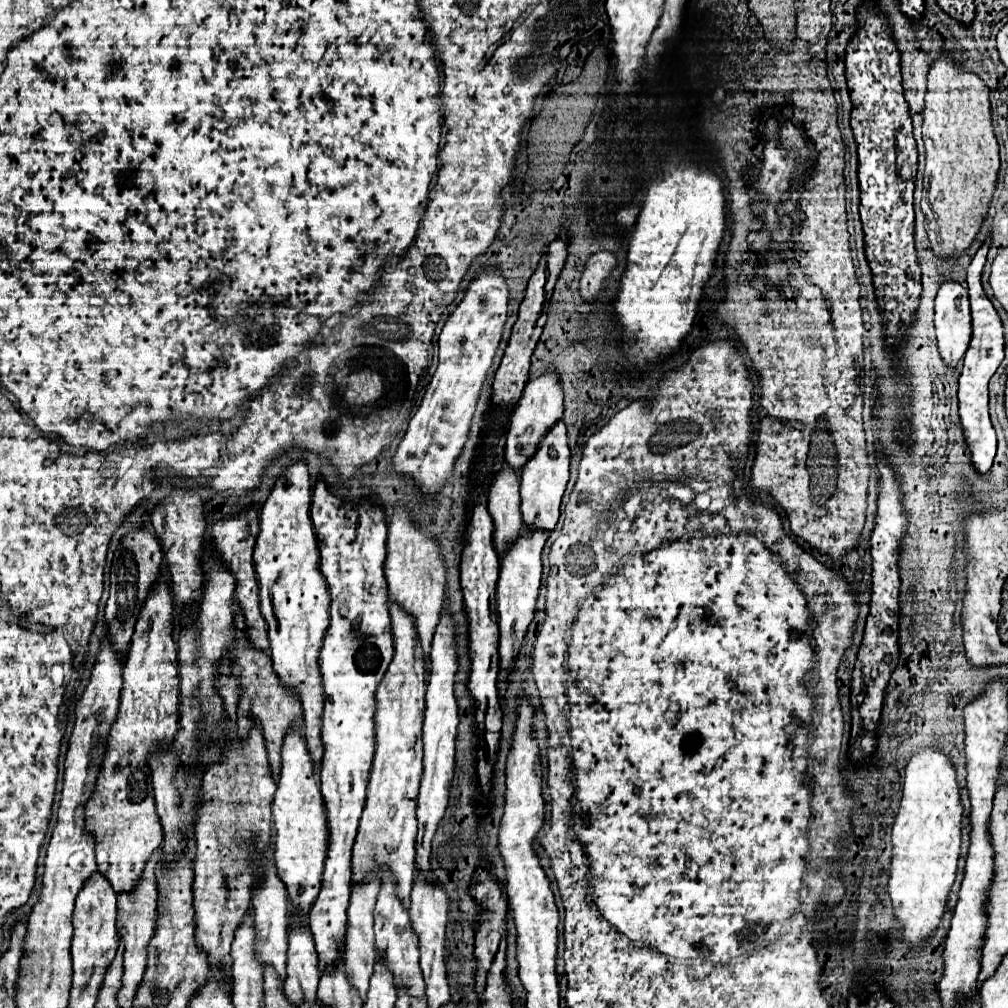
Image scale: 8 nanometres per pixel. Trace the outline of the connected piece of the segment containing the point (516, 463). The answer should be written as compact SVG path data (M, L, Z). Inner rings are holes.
M549 370L525 386L525 392L523 392L519 404L517 404L513 416L509 418L505 462L509 464L511 470L515 470L517 474L523 470L527 460L537 452L545 434L561 420L561 416L563 416L563 392L559 386L559 376L553 370Z

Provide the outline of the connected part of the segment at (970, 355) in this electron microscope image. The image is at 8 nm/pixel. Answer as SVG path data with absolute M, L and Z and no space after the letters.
M971 266L967 270L967 288L969 288L969 302L971 302L971 316L973 316L973 338L969 344L969 352L965 354L963 362L963 372L959 376L959 418L961 418L961 428L963 436L967 442L967 448L971 452L971 462L975 472L987 474L993 466L995 458L995 448L997 448L997 438L995 430L989 420L989 396L987 396L987 384L995 370L999 368L1003 360L1003 326L997 310L985 296L985 290L981 286L981 268Z

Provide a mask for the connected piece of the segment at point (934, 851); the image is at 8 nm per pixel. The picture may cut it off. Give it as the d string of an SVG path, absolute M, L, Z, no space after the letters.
M923 748L917 752L905 768L905 788L903 800L899 806L897 820L893 824L893 860L891 860L891 878L889 878L889 896L893 900L895 918L903 924L905 942L919 944L923 942L939 924L949 890L955 882L959 846L961 846L961 814L963 806L959 800L959 786L955 780L955 768L949 758L933 748Z

